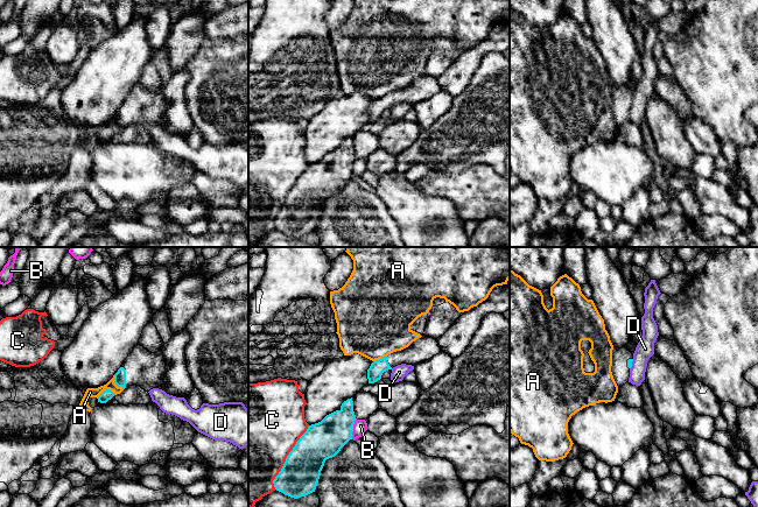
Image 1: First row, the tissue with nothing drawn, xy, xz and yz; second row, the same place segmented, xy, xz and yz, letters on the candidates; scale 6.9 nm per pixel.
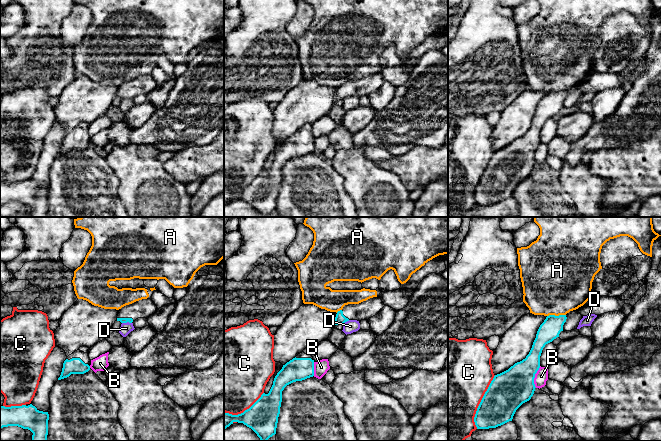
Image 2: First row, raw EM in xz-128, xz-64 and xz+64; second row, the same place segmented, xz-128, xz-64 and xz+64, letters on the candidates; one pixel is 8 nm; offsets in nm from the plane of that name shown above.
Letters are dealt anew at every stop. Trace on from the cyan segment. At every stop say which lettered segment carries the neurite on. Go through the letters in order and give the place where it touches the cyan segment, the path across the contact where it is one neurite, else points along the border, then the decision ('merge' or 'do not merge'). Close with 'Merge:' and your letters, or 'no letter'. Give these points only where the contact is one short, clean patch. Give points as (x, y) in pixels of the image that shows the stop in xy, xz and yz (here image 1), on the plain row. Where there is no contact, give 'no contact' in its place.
A: meets cyan in xy at (106, 128); border along xy (116, 133), (105, 128), (97, 136); do not merge
B: meets cyan in xz at (352, 168); do not merge
C: meets cyan in xz at (287, 196); do not merge
D: meets cyan in yz at (631, 103); border along yz (633, 98), (630, 107); do not merge
Merge: no letter

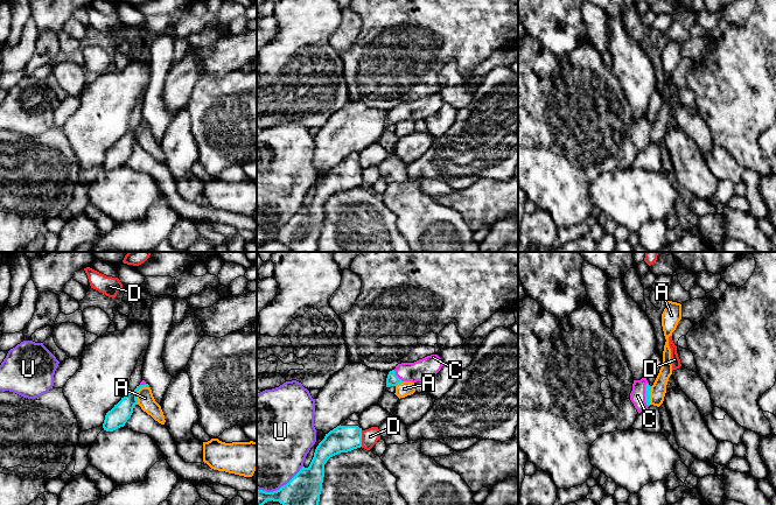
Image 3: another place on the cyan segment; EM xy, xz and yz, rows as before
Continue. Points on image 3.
A: meets cyan in xy at (137, 131); border along xy (148, 125), (142, 125), (138, 130), (137, 142); do not merge
C: meets cyan in yz at (645, 133); runs through yz (648, 126), (645, 133), (637, 134); merge
D: meets cyan in xz at (361, 177); do not merge
U: meets cyan in xz at (281, 225); do not merge
Merge: C

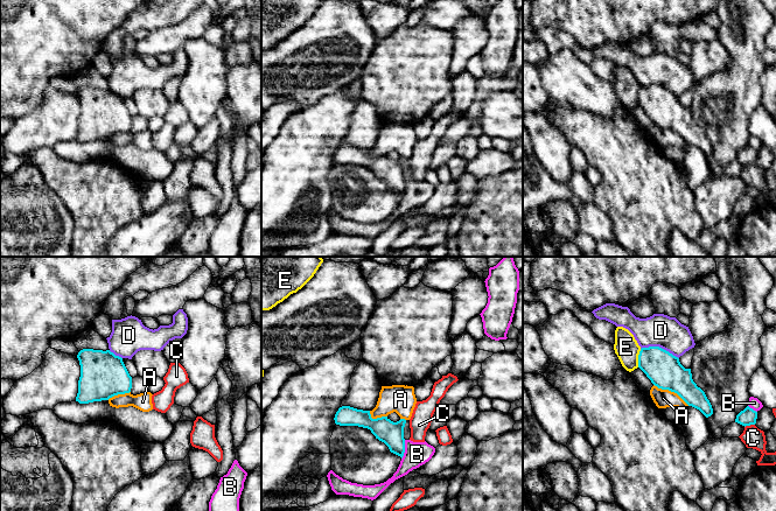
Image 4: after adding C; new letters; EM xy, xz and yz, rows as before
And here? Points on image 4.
A: meets cyan in yz at (671, 130); merge
B: meets cyan in xz at (404, 188); do not merge
C: meets cyan in yz at (749, 163); do not merge
D: meets cyan in yz at (658, 85); border along yz (641, 86), (661, 85), (678, 97); do not merge
E: meets cyan in yz at (638, 97); border along yz (641, 88), (637, 105); do not merge
Merge: A

